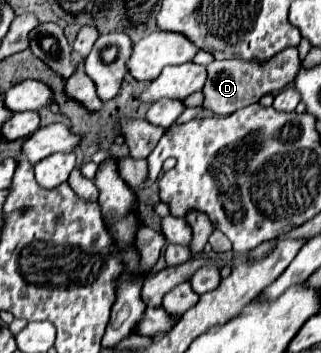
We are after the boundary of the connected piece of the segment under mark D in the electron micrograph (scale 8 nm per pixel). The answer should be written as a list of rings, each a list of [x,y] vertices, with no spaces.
[[[285,49],[285,53],[273,57],[269,65],[245,65],[245,61],[237,59],[215,59],[207,65],[207,81],[203,85],[203,109],[215,115],[231,115],[237,109],[257,103],[267,93],[279,93],[293,83],[299,71],[299,63],[301,61],[297,57],[297,49]]]

